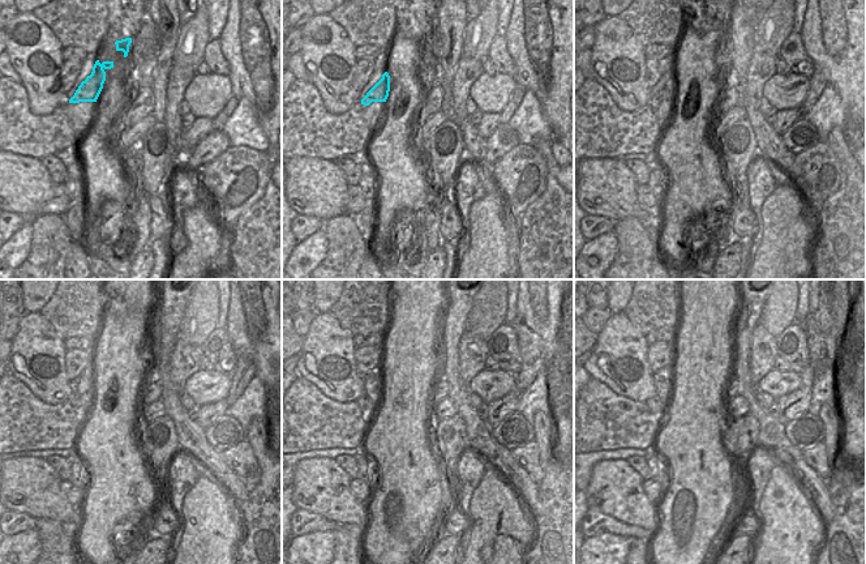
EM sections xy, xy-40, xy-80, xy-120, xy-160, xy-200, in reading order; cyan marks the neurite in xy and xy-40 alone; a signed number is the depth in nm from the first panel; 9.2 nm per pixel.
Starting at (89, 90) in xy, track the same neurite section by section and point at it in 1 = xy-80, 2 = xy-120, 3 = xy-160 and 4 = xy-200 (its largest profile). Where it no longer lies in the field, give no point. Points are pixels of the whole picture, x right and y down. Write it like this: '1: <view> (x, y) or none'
1: xy-80 (669, 93)
2: xy-120 (73, 398)
3: xy-160 (364, 401)
4: xy-200 (656, 405)

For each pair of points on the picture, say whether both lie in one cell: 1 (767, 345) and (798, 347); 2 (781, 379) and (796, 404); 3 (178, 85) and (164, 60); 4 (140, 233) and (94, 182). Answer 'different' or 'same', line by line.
1: different
2: different
3: different
4: different

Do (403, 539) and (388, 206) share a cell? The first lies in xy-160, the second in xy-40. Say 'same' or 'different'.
same

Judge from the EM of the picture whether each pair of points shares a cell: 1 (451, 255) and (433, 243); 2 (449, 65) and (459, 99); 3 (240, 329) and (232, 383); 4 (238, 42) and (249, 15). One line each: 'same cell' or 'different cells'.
1: different cells
2: different cells
3: same cell
4: same cell

